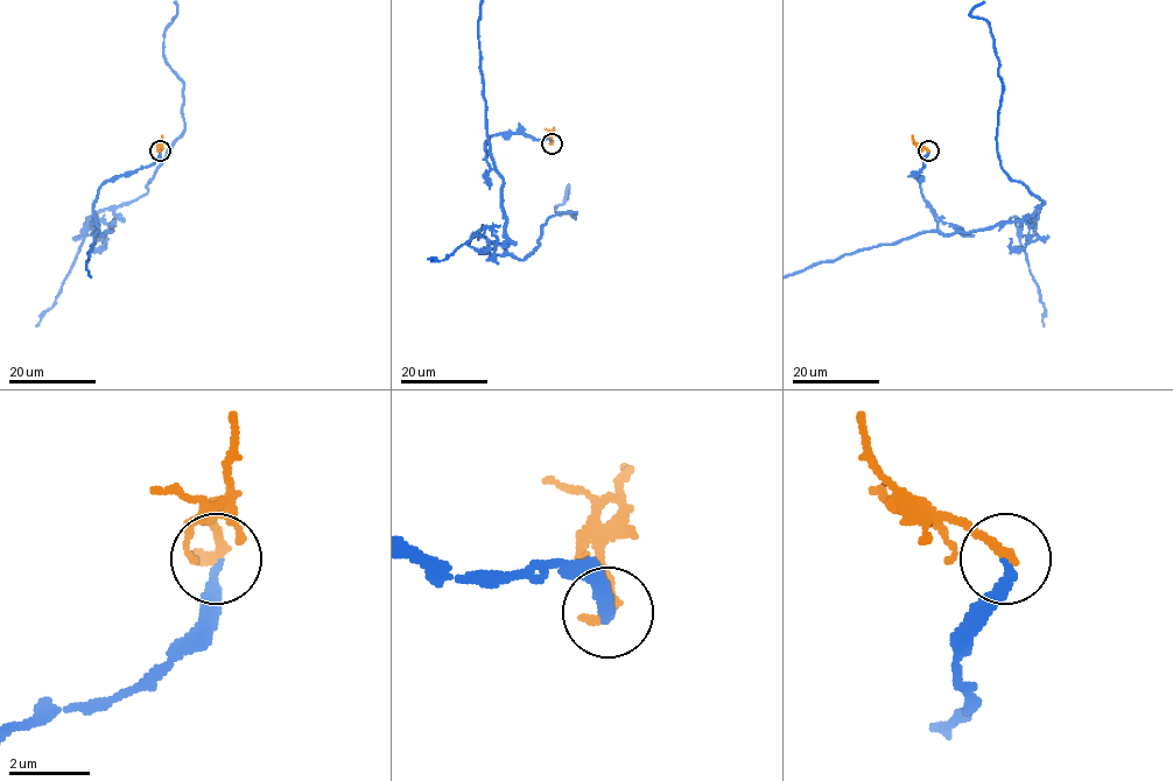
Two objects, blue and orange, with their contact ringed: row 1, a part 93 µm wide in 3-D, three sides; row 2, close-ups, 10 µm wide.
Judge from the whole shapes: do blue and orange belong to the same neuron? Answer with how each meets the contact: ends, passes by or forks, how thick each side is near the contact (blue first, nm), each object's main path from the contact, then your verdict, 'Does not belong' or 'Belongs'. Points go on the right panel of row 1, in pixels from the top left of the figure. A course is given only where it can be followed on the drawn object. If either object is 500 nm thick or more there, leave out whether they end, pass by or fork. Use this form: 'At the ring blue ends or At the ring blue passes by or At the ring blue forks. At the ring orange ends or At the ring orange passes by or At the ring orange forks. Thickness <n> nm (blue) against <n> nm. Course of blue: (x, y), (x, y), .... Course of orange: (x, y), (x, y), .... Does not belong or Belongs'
At the ring blue ends. At the ring orange ends. Thickness 280 nm (blue) against 280 nm. Course of blue: (928, 150), (918, 175), (945, 234), (1044, 202), (997, 155), (1003, 82), (970, 14). Course of orange: (928, 150), (912, 135). Belongs

